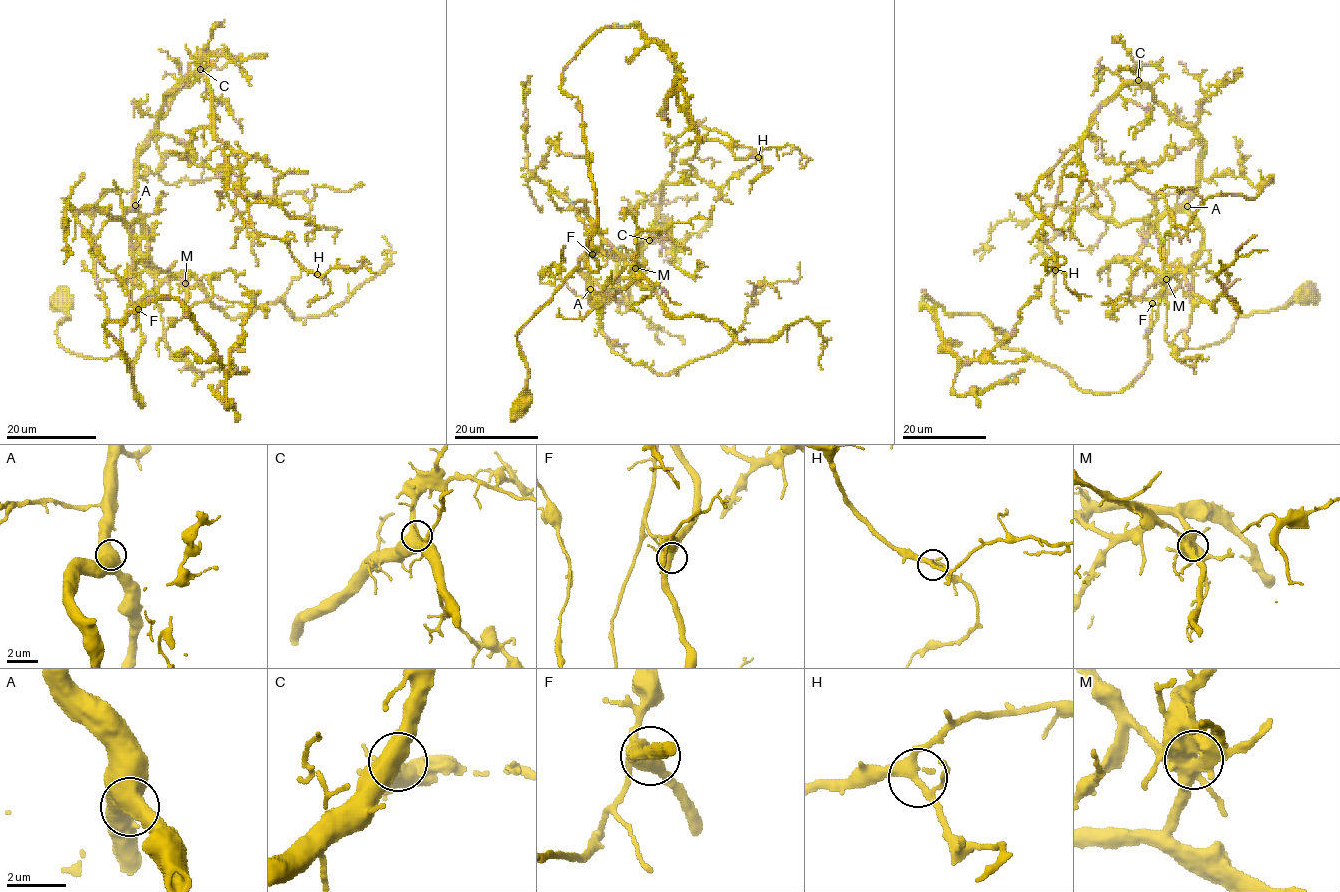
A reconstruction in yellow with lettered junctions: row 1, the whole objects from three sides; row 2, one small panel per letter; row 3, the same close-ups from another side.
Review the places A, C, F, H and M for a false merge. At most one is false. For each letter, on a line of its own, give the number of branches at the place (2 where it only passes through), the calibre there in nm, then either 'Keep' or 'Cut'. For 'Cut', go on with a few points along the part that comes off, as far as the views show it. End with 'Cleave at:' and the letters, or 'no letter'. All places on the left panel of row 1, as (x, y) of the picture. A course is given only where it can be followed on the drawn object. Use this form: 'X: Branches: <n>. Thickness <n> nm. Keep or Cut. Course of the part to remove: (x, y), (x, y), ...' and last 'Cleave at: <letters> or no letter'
A: Branches: 3. Thickness 480 nm. Keep
C: Branches: 3. Thickness 460 nm. Keep
F: Branches: 4. Thickness 460 nm. Keep
H: Branches: 4. Thickness 280 nm. Keep
M: Branches: 4. Thickness 550 nm. Cut. Course of the part to remove: (185, 283), (175, 276), (157, 280), (147, 268), (138, 275), (101, 282), (103, 285)
Cleave at: M

